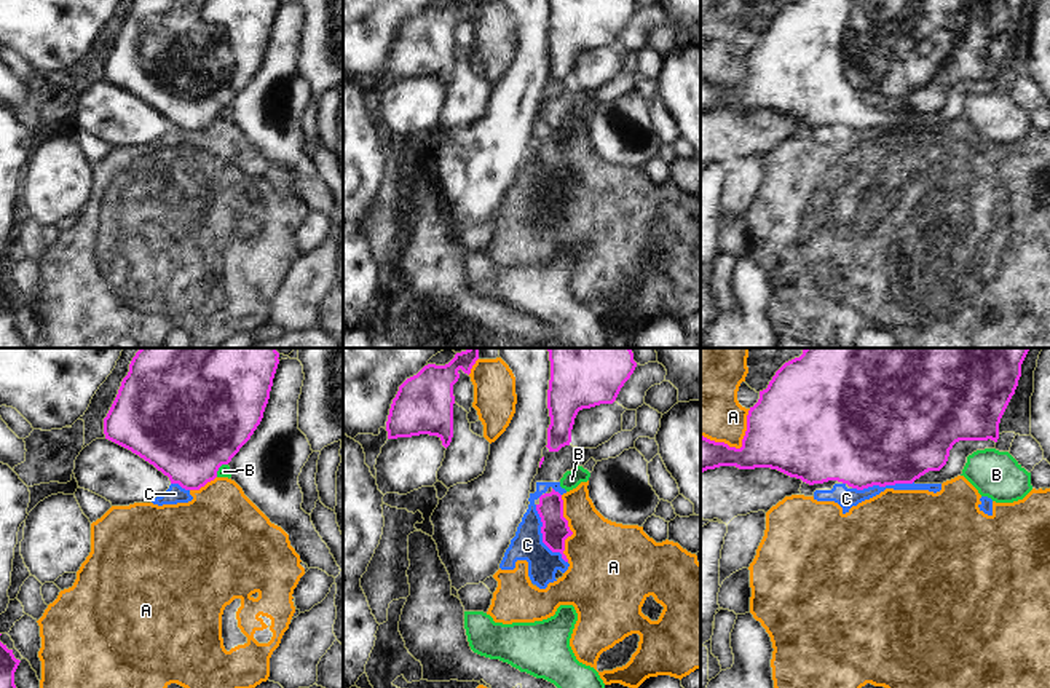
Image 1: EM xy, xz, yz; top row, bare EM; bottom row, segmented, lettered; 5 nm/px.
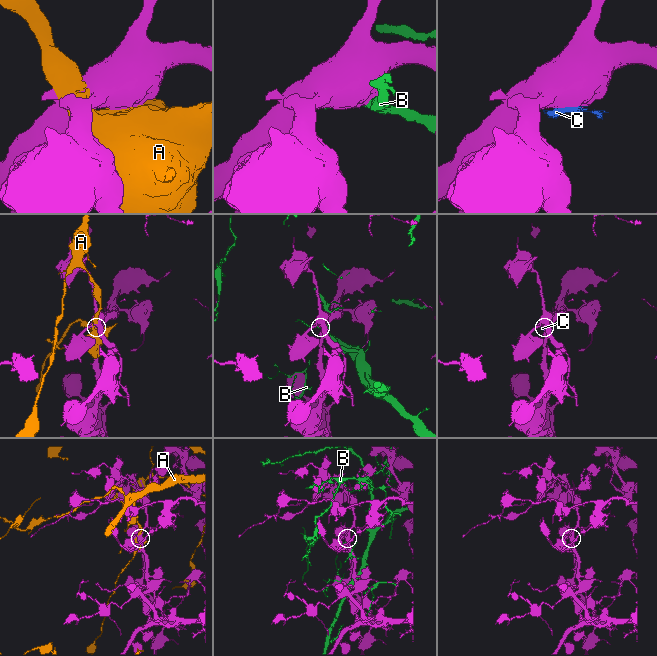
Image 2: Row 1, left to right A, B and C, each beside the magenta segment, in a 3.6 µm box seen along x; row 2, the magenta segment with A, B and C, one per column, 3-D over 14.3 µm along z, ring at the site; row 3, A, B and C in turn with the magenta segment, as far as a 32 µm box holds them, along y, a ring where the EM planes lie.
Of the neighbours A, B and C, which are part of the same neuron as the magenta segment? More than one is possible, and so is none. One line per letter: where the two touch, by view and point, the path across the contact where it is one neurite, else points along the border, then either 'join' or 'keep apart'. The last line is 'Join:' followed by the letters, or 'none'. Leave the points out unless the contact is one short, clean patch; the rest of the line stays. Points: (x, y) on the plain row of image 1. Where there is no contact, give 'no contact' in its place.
A: yz (741, 90) | keep apart
B: xy (219, 109) | keep apart
C: xz (543, 179) | along xz (535, 147), (541, 165), (541, 182), (567, 205) | keep apart
Join: none

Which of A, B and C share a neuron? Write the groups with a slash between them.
A C / B

